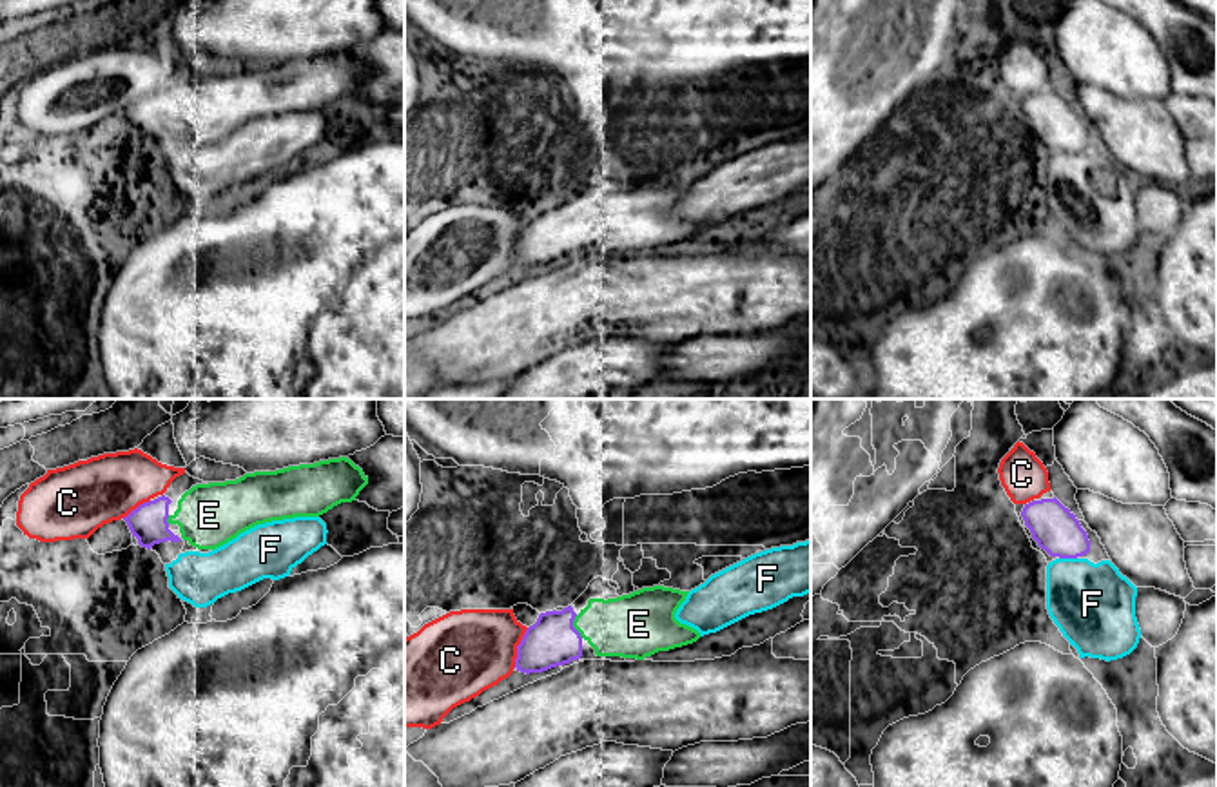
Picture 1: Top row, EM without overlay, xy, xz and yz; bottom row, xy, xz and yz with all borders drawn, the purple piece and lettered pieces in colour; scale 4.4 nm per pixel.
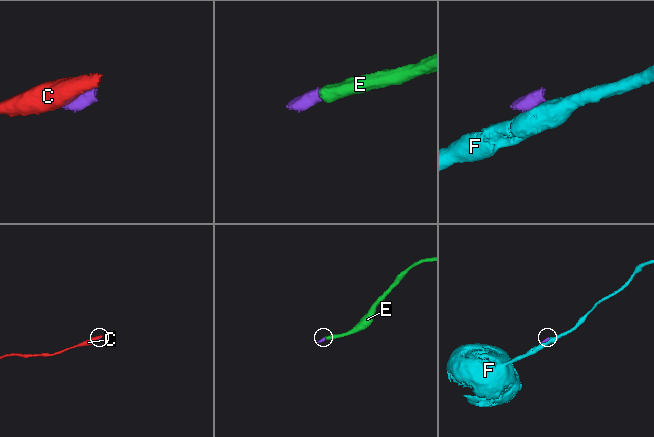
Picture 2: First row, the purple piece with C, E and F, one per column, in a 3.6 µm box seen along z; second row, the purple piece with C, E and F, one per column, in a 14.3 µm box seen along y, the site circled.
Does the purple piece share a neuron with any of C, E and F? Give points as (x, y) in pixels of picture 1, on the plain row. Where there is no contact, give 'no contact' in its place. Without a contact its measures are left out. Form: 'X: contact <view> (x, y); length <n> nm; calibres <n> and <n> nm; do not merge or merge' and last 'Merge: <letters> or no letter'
C: contact xz (517, 242); length 200 nm; calibres 220 and 380 nm; do not merge
E: contact xz (572, 220); length 110 nm; calibres 220 and 280 nm; merge
F: contact yz (1069, 151); length 80 nm; calibres 200 and 360 nm; do not merge
Merge: E

